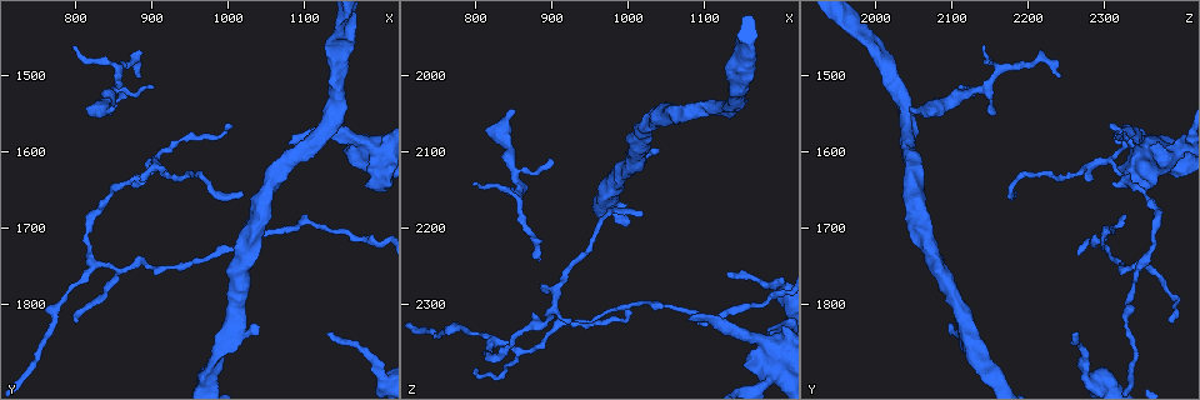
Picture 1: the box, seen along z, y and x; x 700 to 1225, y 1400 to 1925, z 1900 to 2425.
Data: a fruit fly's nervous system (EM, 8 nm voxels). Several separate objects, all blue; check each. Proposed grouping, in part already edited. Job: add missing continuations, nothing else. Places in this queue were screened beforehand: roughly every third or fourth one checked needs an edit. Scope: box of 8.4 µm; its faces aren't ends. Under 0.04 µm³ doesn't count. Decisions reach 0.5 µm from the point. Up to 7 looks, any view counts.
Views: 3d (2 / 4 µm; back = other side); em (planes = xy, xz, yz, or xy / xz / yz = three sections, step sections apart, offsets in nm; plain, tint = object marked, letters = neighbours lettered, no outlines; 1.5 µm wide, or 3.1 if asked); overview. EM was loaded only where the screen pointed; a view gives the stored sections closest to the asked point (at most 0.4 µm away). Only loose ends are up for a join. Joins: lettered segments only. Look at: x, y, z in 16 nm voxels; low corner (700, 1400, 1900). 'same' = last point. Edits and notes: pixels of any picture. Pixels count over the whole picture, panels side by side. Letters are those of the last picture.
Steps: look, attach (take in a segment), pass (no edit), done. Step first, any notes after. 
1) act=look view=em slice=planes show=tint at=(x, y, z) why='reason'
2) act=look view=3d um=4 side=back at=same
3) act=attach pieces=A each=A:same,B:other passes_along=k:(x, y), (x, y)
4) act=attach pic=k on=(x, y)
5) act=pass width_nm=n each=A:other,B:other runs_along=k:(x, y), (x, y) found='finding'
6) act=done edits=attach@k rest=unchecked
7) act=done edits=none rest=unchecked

act=look view=em slice=xz step=4 show=letters at=(900, 1515, 2115) why='branch stops here'

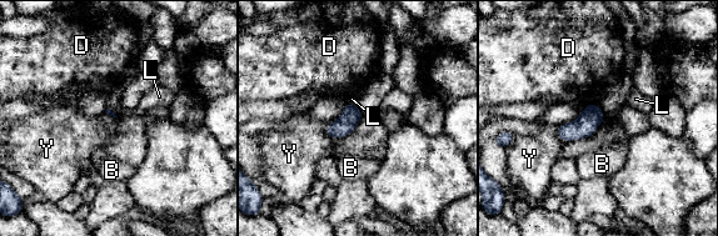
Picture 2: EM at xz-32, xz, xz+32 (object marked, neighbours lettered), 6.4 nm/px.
act=pass longest_contact=Y:130nm each=B:other,D:other,L:other,Y:other border=2:(599, 105), (588, 104), (583, 109) found='no lettered segment goes on from it'

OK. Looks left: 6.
act=look view=3d um=2 at=(1080, 1595, 2320) why='an open end'

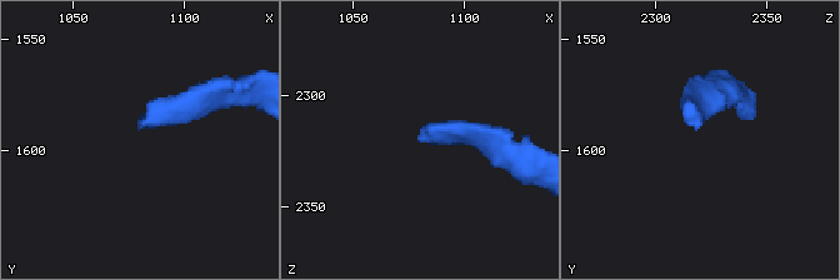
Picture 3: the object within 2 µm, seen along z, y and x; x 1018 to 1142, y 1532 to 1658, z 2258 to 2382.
act=look view=em slice=xz step=4 show=tint at=(1078, 1590, 2318)

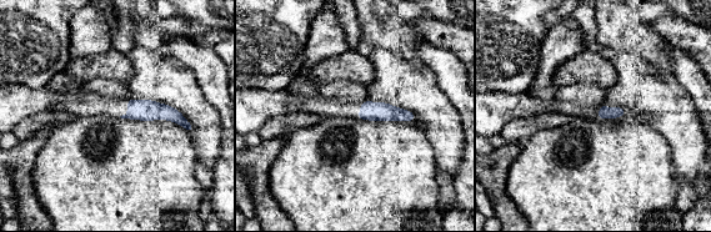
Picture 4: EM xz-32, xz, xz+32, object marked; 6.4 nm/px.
act=look view=em slice=planes show=letters at=same

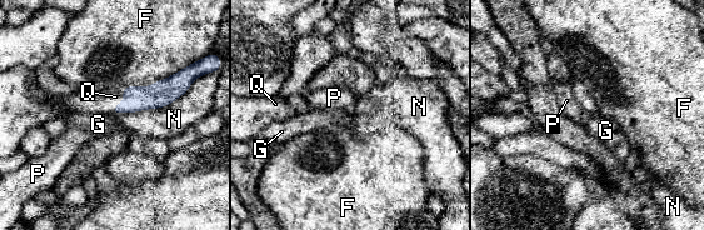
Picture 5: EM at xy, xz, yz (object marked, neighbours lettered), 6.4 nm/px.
act=attach pieces=Q width_nm=130 each=F:other,G:other,N:other,P:other,Q:same passes_along=5:(159, 94), (123, 99), (115, 96) found='it goes on there'

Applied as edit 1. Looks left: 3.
act=look view=3d um=2 at=(1035, 1830, 2095) why='branch stops here'

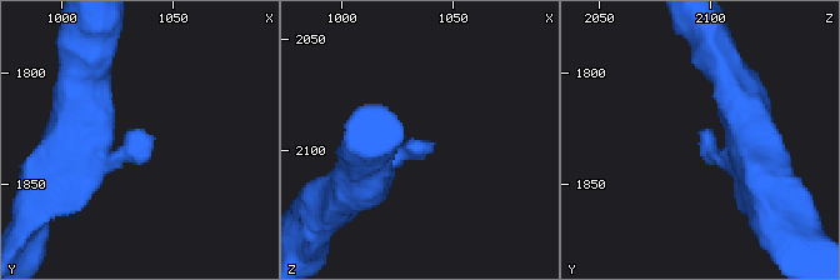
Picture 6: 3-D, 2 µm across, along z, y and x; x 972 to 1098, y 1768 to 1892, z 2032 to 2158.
act=look view=em slice=yz step=4 show=tint at=(1036, 1828, 2097) why='now the EM'

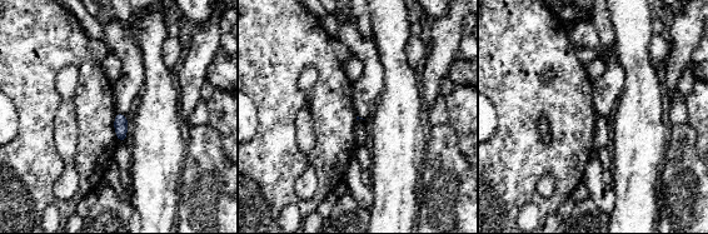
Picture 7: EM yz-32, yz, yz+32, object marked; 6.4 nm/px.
act=look view=em slice=planes show=letters at=same why='another direction'

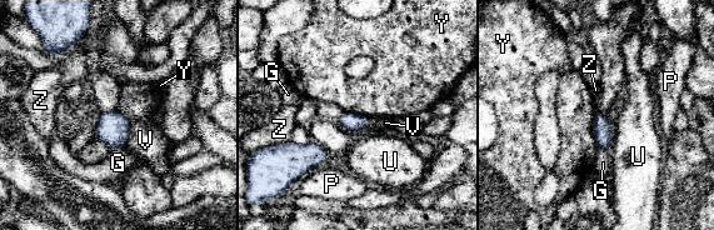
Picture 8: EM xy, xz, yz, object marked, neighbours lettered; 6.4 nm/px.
act=pass each=G:other,P:other,U:other,V:other,Y:other,Z:other border=8:(595, 113), (593, 135), (598, 148) found='no lettered segment goes on from it'

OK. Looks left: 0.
act=done edits=attach@5 rest=unchecked

